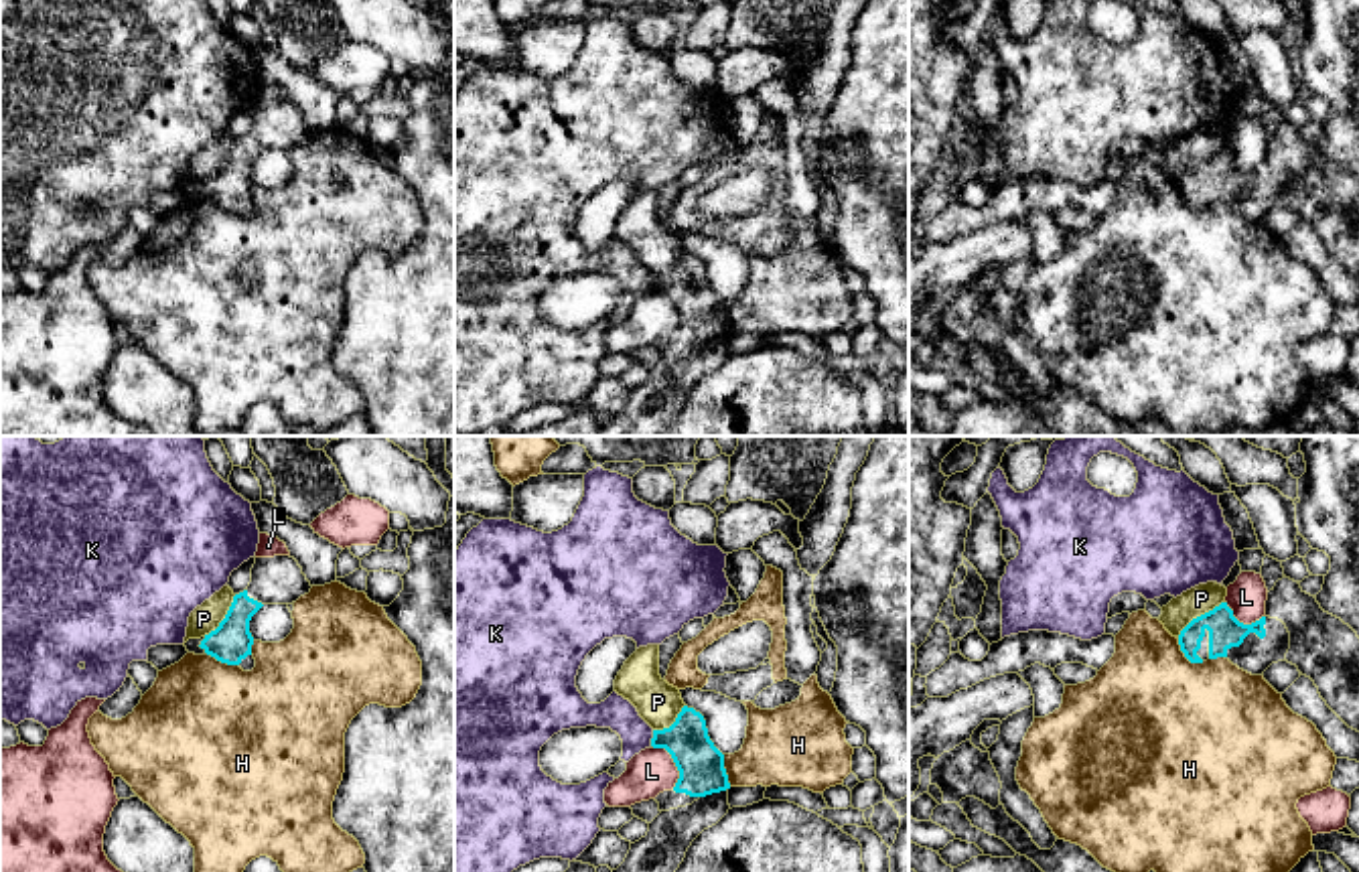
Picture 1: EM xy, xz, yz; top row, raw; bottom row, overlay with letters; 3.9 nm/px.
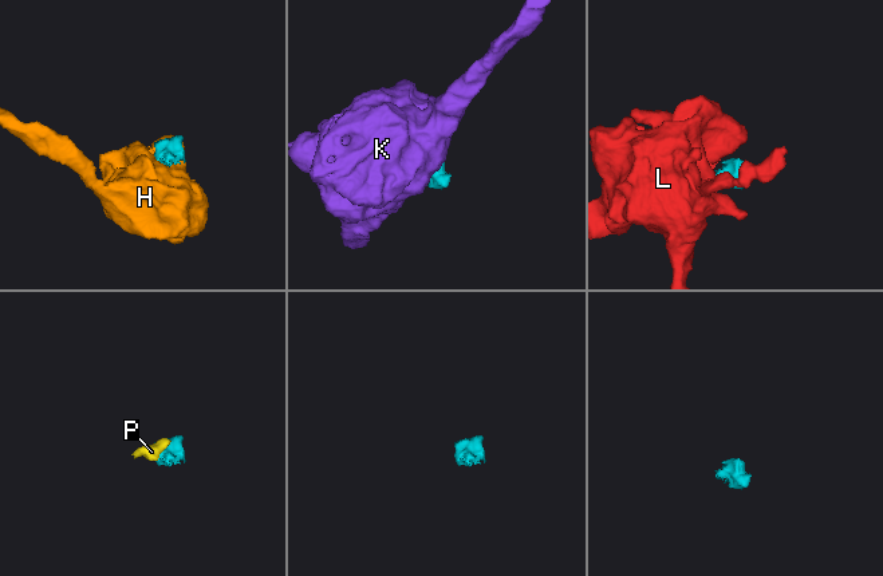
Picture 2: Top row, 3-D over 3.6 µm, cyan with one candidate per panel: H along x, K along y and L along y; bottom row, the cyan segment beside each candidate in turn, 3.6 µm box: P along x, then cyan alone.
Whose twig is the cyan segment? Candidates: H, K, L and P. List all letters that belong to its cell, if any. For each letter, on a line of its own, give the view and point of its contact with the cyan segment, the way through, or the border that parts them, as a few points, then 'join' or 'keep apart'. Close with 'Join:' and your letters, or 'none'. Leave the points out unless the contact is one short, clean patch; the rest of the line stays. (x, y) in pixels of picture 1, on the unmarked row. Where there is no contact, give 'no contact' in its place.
H: meets cyan in yz at (1187, 203); border along yz (1177, 185), (1191, 207), (1203, 207); keep apart
K: meets cyan in xz at (652, 284); border along xz (654, 276), (650, 291); keep apart
L: meets cyan in xz at (674, 307); border along xz (652, 291), (662, 293), (670, 301), (678, 317), (674, 333); keep apart
P: meets cyan in yz at (1201, 161); border along yz (1224, 147), (1197, 161), (1177, 183); keep apart
Join: none

